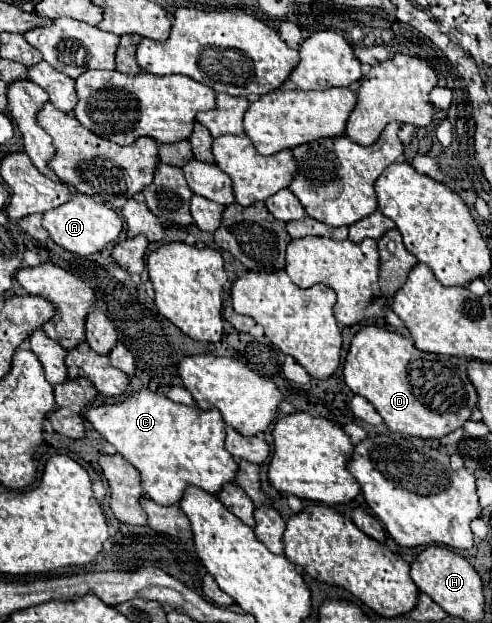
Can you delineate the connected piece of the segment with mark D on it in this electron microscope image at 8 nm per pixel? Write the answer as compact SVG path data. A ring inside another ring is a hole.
M362 326L362 330L354 334L344 360L344 380L354 394L364 396L376 408L392 432L416 438L442 438L454 432L470 418L476 406L476 390L472 388L462 364L456 364L452 356L422 352L414 348L410 338L378 326Z

